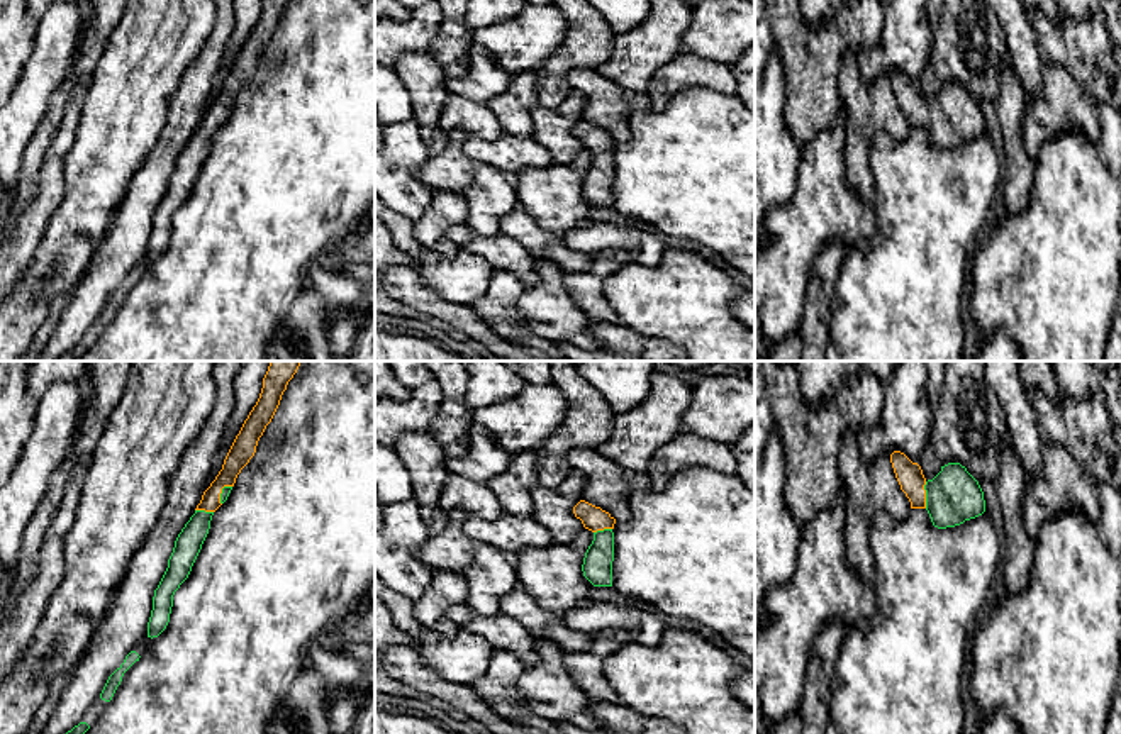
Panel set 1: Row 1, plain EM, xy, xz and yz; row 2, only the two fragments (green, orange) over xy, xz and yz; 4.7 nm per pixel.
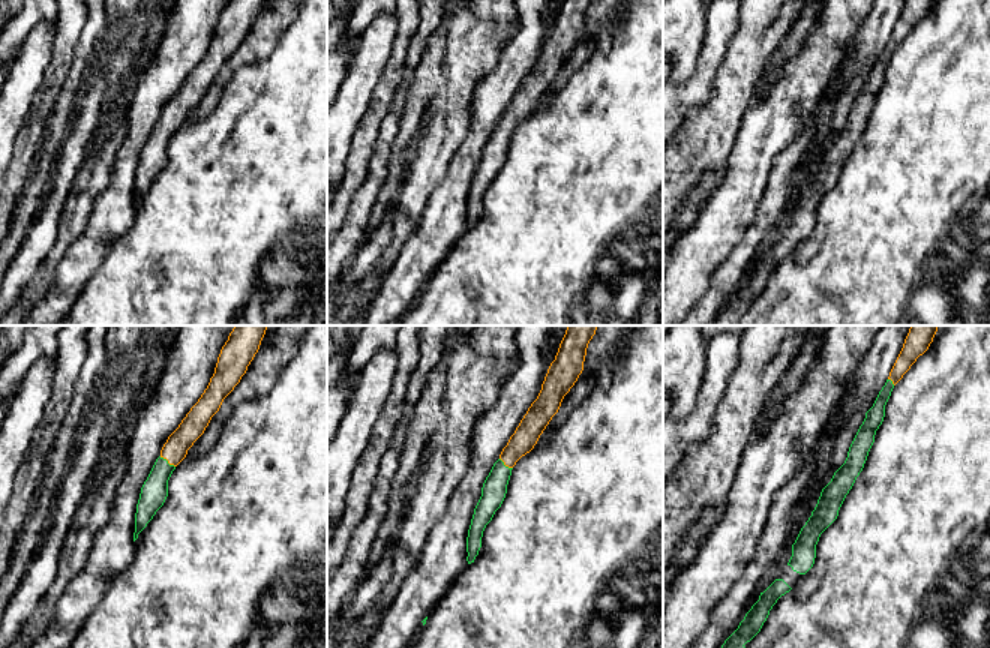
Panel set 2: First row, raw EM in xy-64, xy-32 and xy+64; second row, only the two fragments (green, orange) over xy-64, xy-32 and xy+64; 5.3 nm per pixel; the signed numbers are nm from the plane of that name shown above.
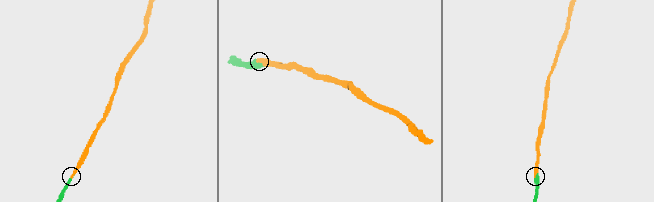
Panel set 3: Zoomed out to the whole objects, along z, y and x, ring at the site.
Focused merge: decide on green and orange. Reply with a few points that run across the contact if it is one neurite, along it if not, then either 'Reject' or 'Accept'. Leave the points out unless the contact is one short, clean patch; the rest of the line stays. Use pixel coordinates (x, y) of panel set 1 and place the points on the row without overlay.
Accept

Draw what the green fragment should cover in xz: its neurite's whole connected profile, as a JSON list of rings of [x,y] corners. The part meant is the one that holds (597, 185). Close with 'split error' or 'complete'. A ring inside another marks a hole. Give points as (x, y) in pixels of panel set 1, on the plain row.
[[[585,120],[573,127],[573,134],[582,141],[583,147],[594,153],[594,161],[588,166],[582,192],[594,207],[612,207],[612,181],[614,181],[614,144],[616,139]]] | split error

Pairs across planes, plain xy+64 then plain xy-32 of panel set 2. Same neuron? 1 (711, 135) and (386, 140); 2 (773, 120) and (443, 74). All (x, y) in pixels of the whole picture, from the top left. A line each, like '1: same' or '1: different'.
1: same
2: same

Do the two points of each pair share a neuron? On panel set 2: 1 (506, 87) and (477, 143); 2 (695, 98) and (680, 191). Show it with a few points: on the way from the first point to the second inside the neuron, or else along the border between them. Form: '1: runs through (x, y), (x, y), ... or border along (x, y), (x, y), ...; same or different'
1: runs through (492, 101), (485, 111), (480, 129); same
2: border along (713, 80), (713, 93), (690, 111), (678, 134); different

